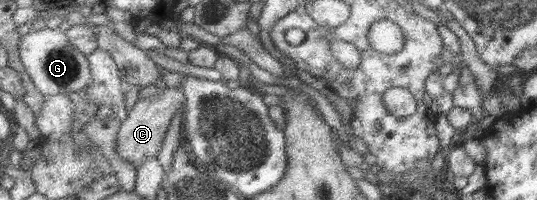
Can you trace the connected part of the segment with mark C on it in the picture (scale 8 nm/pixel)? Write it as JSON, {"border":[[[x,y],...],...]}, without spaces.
{"border":[[[181,84],[176,87],[166,85],[164,88],[160,88],[160,92],[157,95],[151,95],[151,97],[140,101],[137,100],[130,111],[129,118],[122,121],[119,140],[117,140],[119,141],[119,153],[127,161],[131,161],[137,171],[145,159],[156,157],[157,152],[163,146],[163,140],[165,140],[167,128],[171,126],[173,115],[177,114],[179,108],[183,108],[183,104],[187,102],[187,95],[185,95]]]}

